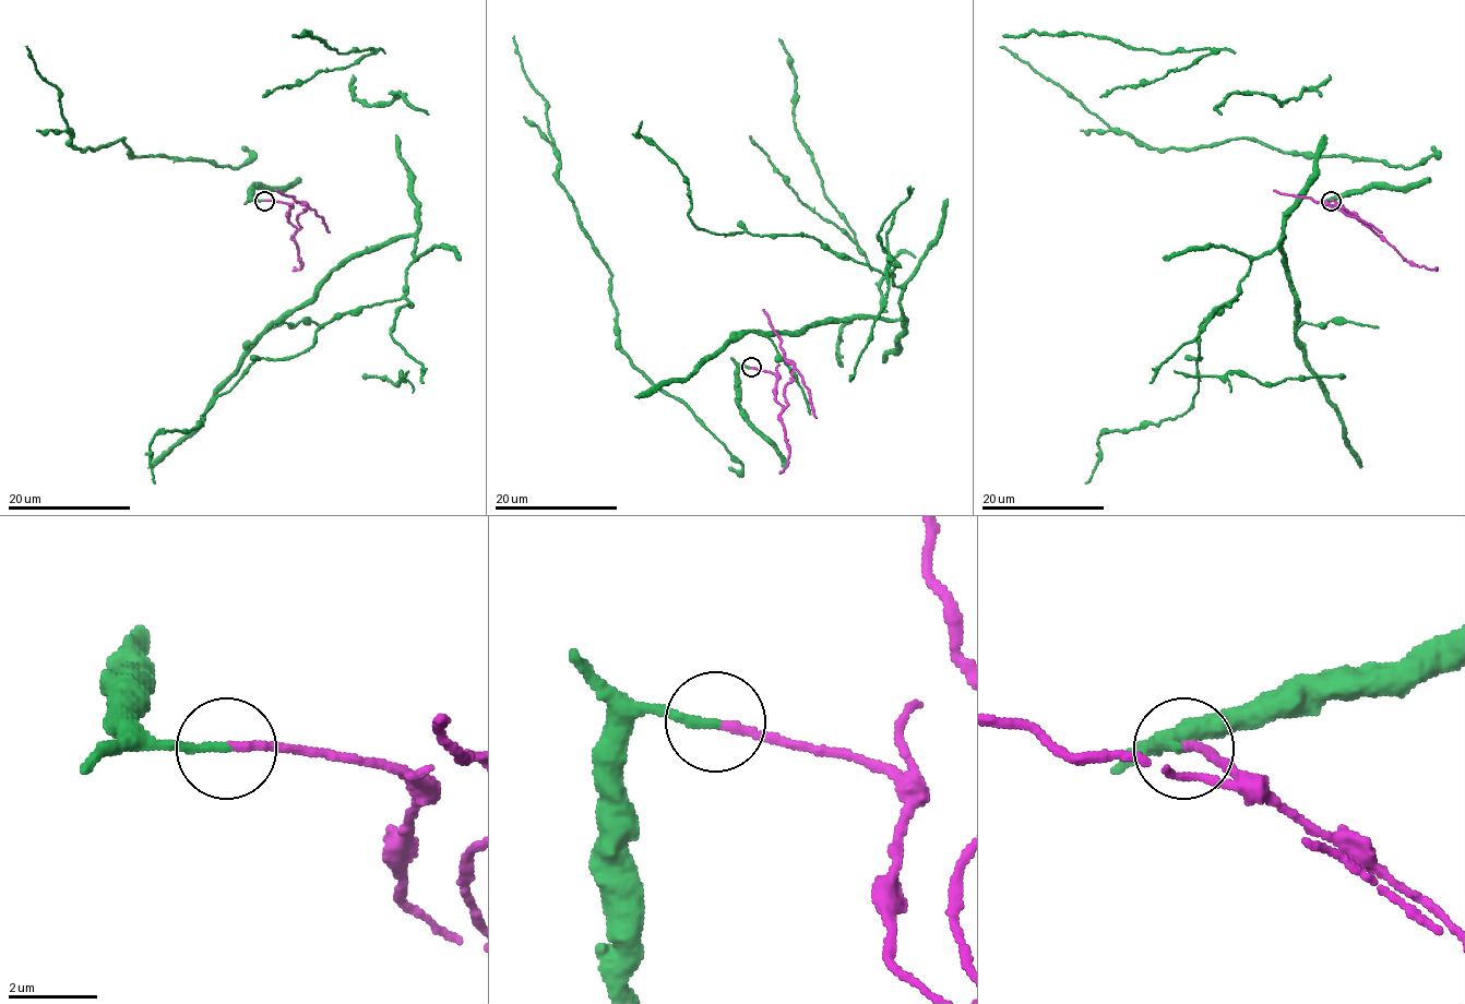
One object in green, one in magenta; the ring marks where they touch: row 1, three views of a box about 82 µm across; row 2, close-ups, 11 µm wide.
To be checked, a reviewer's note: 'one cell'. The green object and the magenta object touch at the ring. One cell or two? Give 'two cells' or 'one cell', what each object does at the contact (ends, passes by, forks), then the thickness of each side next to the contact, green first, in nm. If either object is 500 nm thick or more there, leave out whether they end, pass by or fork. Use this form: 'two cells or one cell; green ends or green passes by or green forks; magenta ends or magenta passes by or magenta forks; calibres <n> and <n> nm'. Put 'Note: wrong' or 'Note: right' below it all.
two cells; green ends; magenta ends; calibres 200 and 190 nm
Note: wrong

